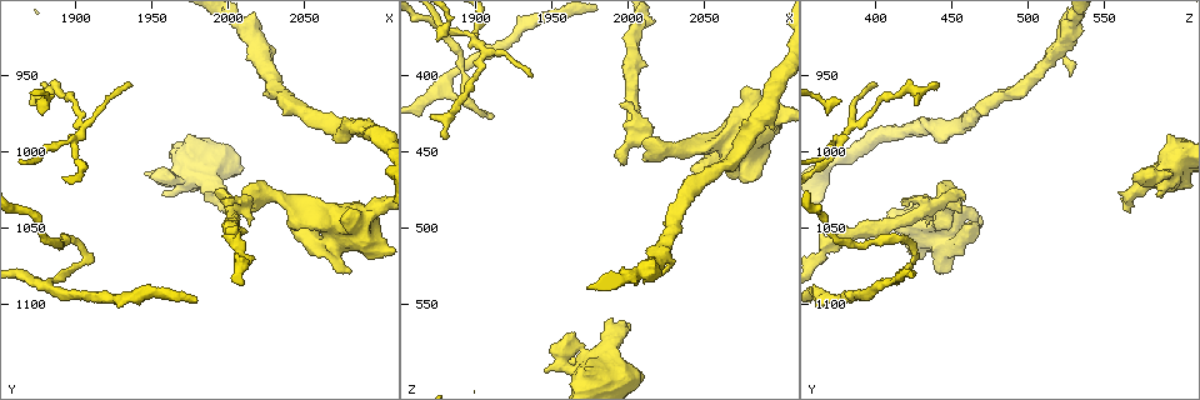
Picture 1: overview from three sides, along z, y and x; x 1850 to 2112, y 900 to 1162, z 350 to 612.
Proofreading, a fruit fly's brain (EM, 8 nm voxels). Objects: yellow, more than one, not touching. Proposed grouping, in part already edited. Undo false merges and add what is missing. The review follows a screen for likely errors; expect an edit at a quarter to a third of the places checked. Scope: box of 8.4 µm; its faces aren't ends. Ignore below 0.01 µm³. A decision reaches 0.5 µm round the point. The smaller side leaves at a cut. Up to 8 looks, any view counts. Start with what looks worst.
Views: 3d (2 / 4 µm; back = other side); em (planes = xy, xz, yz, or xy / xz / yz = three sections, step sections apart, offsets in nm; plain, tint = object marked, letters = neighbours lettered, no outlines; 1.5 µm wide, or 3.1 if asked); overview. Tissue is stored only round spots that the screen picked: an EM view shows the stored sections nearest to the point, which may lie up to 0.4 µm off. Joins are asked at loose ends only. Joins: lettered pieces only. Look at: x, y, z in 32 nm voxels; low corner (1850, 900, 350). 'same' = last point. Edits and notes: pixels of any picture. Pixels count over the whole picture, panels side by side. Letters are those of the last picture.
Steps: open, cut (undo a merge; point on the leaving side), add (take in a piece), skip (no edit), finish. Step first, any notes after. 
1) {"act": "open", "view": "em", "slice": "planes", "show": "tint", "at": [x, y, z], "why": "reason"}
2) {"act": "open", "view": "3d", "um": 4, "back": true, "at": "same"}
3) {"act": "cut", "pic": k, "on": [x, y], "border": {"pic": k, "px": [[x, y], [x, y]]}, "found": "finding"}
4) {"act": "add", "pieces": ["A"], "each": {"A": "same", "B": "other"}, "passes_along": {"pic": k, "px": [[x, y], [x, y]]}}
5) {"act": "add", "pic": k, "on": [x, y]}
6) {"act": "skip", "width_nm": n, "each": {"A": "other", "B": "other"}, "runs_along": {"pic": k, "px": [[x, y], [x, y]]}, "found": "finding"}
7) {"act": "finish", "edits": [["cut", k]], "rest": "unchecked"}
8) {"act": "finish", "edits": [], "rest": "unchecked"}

{"act": "open", "view": "3d", "um": 2, "back": true, "at": [2000, 1036, 566], "why": "an open end"}

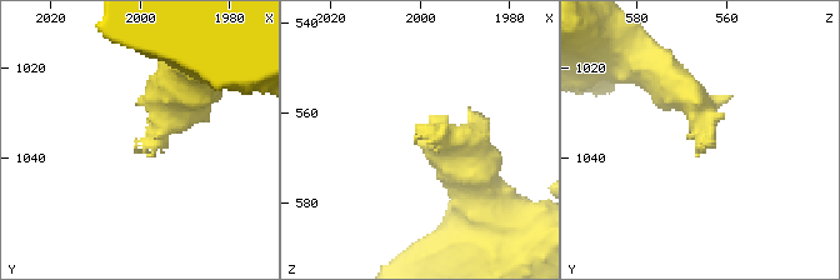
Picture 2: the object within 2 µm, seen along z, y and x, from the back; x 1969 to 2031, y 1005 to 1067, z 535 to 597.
{"act": "open", "view": "em", "slice": "yz", "step": 4, "show": "letters", "at": [2001, 1037, 564]}

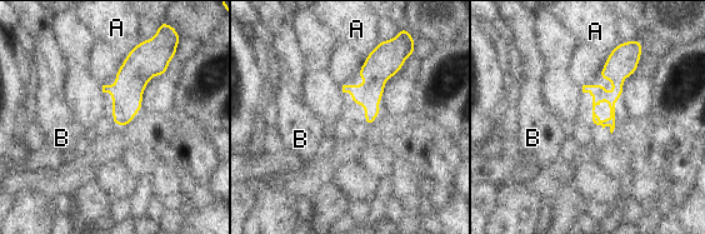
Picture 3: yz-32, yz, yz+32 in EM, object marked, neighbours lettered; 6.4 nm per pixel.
{"act": "open", "view": "em", "slice": "planes", "show": "letters", "at": "same", "why": "another direction"}

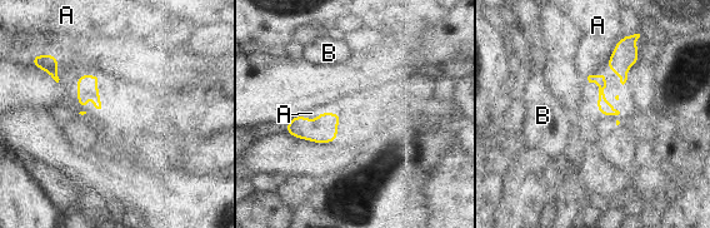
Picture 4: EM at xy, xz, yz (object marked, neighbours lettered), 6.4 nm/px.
{"act": "skip", "each": {"A": "other", "B": "other"}, "border": {"pic": 4, "px": [[639, 33], [616, 43], [616, 77]]}, "found": "none of them fits"}

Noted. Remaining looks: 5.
{"act": "open", "view": "3d", "um": 2, "back": true, "at": [1904, 988, 382], "why": "arms part here"}

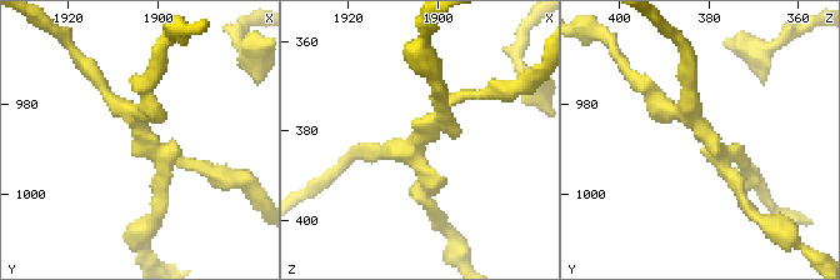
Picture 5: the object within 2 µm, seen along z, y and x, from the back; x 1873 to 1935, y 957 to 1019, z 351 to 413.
{"act": "open", "view": "em", "slice": "xy", "step": 4, "show": "tint", "at": [1904, 987, 381], "why": "need the tissue"}

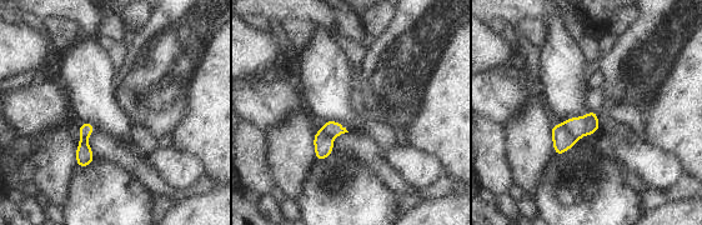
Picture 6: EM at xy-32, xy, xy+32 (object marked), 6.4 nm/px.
{"act": "open", "view": "em", "slice": "planes", "show": "letters", "at": "same"}

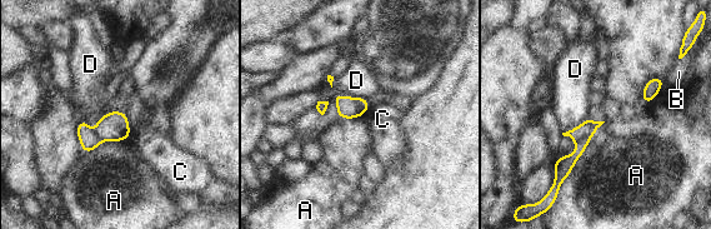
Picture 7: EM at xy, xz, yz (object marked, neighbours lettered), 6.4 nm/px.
{"act": "cut", "pic": 7, "on": [565, 164], "each": {"A": "other", "B": "other", "C": "other", "D": "other"}, "found": "a second cell is stuck on"}

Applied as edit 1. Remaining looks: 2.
{"act": "open", "view": "em", "slice": "planes", "show": "letters", "at": [1906, 1064, 424], "why": "abrupt turn"}

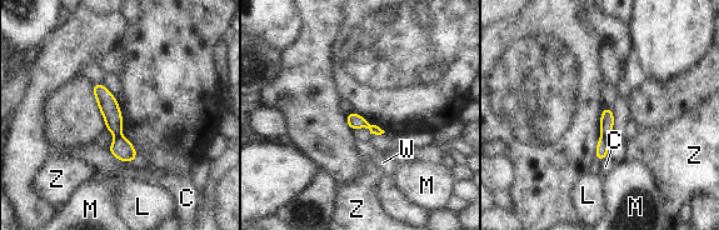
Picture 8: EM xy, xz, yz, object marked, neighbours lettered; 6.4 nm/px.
{"act": "cut", "pic": 8, "on": [121, 148], "width_nm": 100, "each": {"C": "other", "L": "other", "M": "other", "W": "other", "Z": "other"}, "border": {"pic": 8, "px": [[120, 135], [115, 139]]}, "found": "two cells meet here"}

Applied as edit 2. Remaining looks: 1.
{"act": "finish", "edits": [["cut", 7], ["cut", 8]], "rest": "unchecked"}

